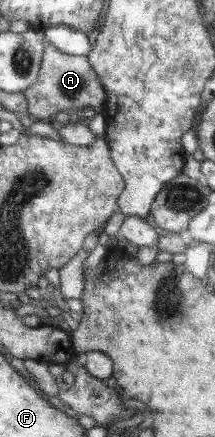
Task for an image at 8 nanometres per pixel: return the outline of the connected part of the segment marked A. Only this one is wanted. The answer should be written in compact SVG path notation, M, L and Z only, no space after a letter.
M47 42L39 81L25 92L30 105L29 114L41 121L55 117L57 113L75 109L94 109L103 114L108 104L108 93L104 81L93 68L89 56L73 56L61 52L57 46Z

